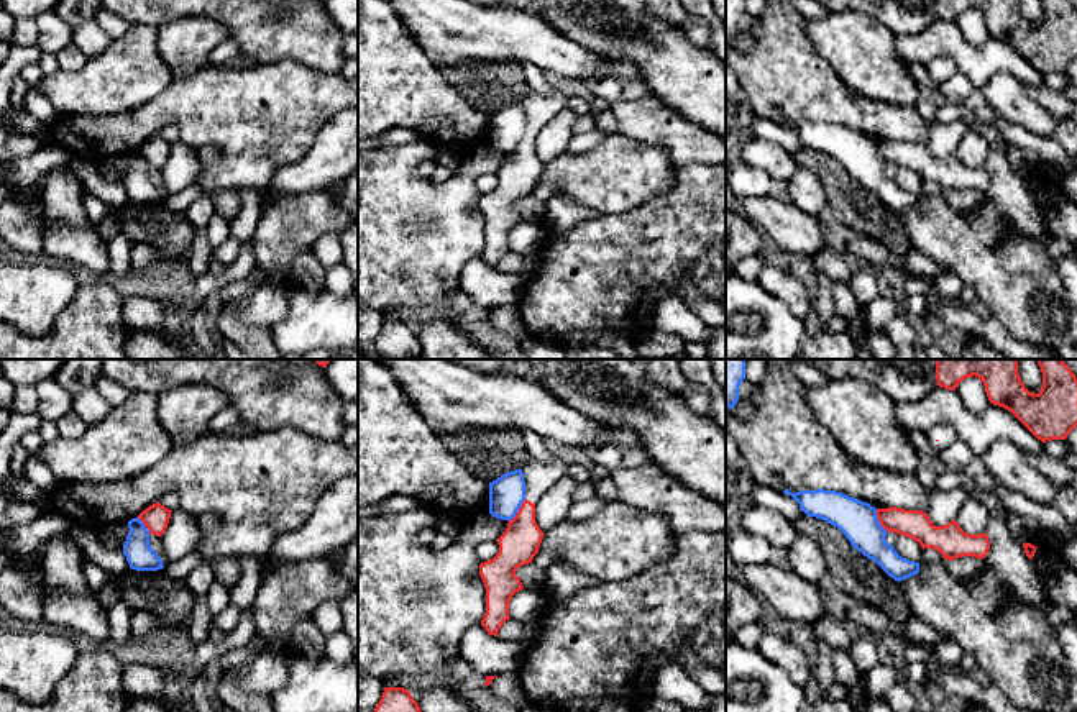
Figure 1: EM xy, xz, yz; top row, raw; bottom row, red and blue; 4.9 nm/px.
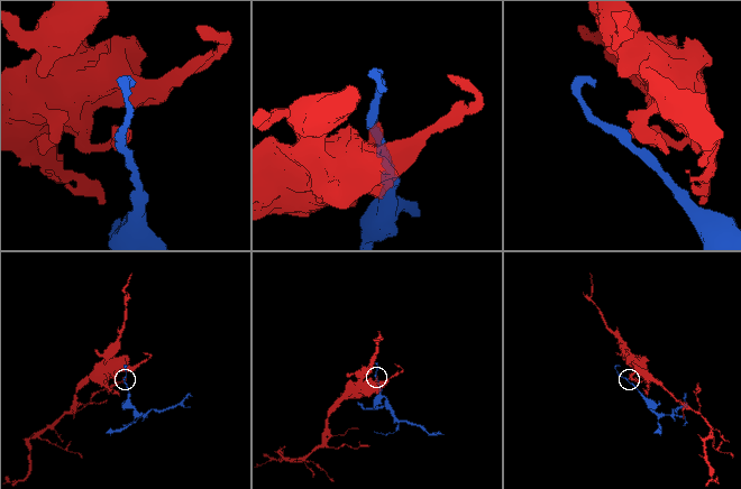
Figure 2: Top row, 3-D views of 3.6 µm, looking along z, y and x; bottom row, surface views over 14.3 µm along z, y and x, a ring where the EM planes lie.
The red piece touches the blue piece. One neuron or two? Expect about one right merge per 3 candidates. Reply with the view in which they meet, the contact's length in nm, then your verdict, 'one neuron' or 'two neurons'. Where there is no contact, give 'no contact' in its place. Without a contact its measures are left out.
xz | 140 nm | two neurons

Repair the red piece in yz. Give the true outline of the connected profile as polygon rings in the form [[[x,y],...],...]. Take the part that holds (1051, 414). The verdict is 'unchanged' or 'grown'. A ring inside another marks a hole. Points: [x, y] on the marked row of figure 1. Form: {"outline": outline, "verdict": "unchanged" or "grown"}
{"outline": [[[936,359],[936,381],[939,387],[956,390],[967,377],[978,377],[990,404],[1011,412],[1038,440],[1066,440],[1077,427],[1077,377],[1062,359],[1036,359],[1043,372],[1043,387],[1038,394],[1029,392],[1018,374],[1018,359]]], "verdict": "unchanged"}

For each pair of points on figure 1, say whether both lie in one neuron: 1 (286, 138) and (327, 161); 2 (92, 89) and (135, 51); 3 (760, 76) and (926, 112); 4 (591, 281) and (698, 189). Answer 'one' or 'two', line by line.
1: two
2: one
3: two
4: one

